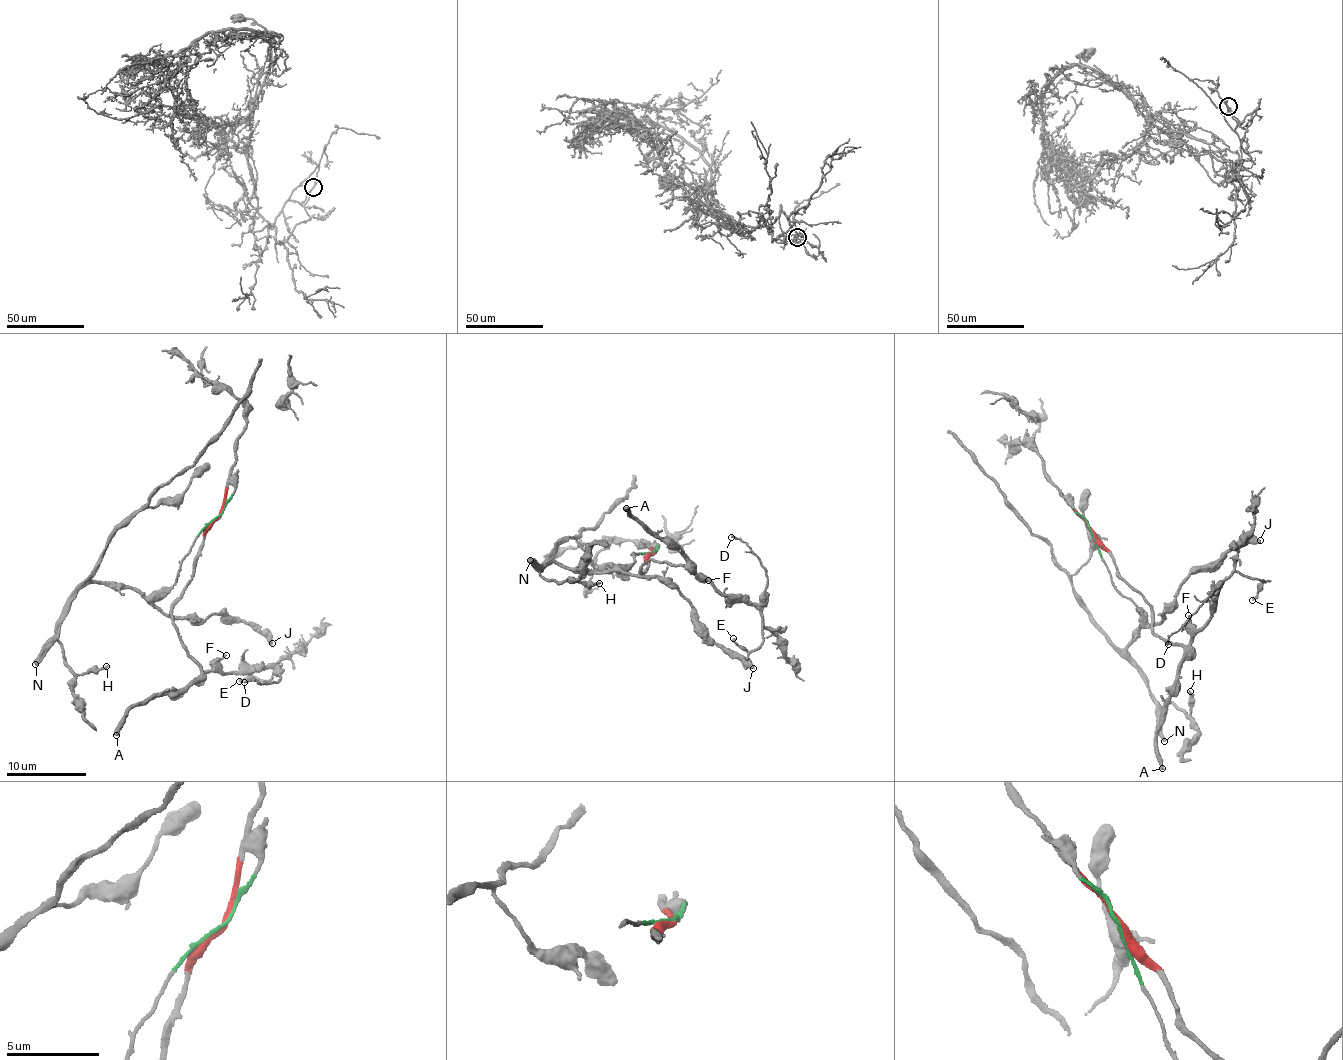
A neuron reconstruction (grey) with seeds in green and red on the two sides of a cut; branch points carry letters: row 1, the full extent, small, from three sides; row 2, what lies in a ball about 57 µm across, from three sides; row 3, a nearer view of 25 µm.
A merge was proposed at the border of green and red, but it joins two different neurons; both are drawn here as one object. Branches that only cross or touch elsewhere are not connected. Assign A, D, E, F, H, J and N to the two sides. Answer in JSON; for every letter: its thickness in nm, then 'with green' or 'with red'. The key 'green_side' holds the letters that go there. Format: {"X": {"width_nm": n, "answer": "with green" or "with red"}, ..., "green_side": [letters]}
{"A": {"width_nm": 380, "answer": "with red"}, "D": {"width_nm": 150, "answer": "with red"}, "E": {"width_nm": 200, "answer": "with red"}, "F": {"width_nm": 190, "answer": "with red"}, "H": {"width_nm": 220, "answer": "with green"}, "J": {"width_nm": 500, "answer": "with green"}, "N": {"width_nm": 440, "answer": "with green"}, "green_side": ["H", "J", "N"]}

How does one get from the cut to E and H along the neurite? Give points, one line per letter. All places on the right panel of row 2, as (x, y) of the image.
E: (1092, 530), (1153, 613), (1152, 633), (1187, 645), (1209, 617), (1219, 588), (1237, 572), (1263, 581), (1252, 600)
H: (1092, 532), (1114, 585), (1143, 624), (1127, 650), (1134, 665), (1156, 699), (1188, 715), (1189, 690)

